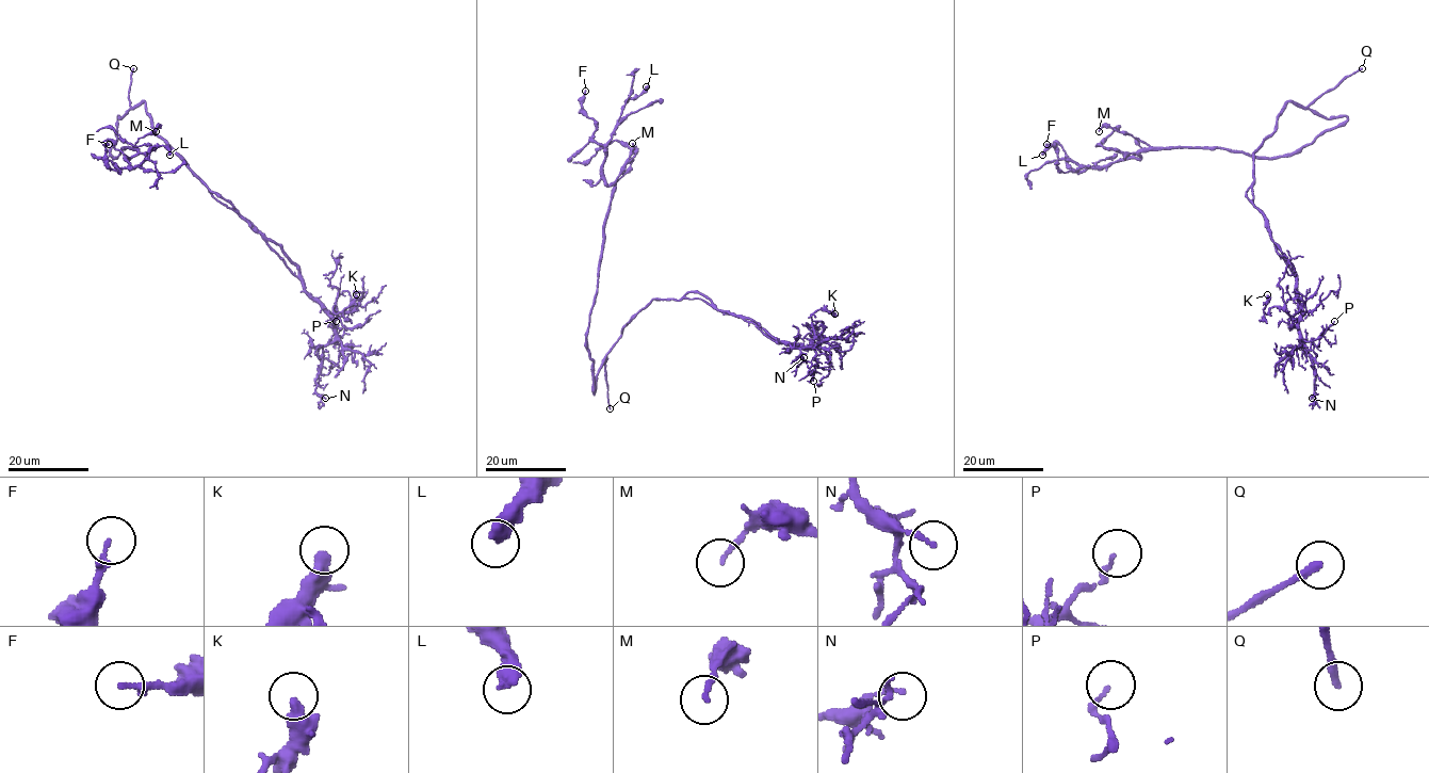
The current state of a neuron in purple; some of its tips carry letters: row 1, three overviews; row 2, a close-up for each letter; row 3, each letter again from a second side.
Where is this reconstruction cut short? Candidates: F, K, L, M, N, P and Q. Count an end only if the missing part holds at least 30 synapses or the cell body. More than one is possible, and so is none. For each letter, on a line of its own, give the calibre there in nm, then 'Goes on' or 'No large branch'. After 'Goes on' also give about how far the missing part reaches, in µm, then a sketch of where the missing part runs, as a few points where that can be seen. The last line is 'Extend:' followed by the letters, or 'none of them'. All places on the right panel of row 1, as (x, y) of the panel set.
F: Thickness 200 nm. No large branch
K: Thickness 440 nm. No large branch
L: Thickness 460 nm. No large branch
M: Thickness 130 nm. No large branch
N: Thickness 130 nm. No large branch
P: Thickness 140 nm. No large branch
Q: Thickness 240 nm. Goes on. Missing length about 60 µm
Extend: Q

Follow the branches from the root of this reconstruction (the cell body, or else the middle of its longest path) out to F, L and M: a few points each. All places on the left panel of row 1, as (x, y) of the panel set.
F: (133, 107), (118, 116), (110, 150), (115, 158), (124, 148), (135, 149), (127, 167), (109, 166), (109, 144)
L: (133, 107), (117, 118), (110, 154), (135, 149), (126, 158), (131, 167), (152, 147), (169, 155)
M: (133, 107), (117, 118), (117, 139), (110, 150), (113, 158), (158, 127), (156, 131)

